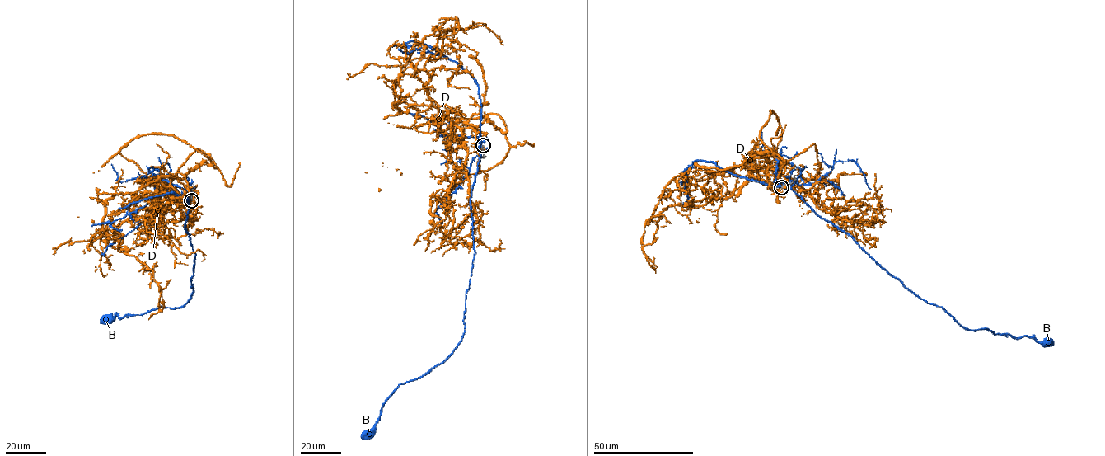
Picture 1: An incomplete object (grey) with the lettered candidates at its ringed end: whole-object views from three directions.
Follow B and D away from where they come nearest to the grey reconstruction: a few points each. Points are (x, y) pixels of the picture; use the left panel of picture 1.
B: (191, 197), (188, 195), (184, 225), (194, 256), (189, 300), (180, 307), (160, 307), (140, 314), (105, 318)
D: (192, 200), (159, 181), (148, 182), (116, 230), (120, 249), (147, 265), (160, 289), (162, 307), (148, 319)

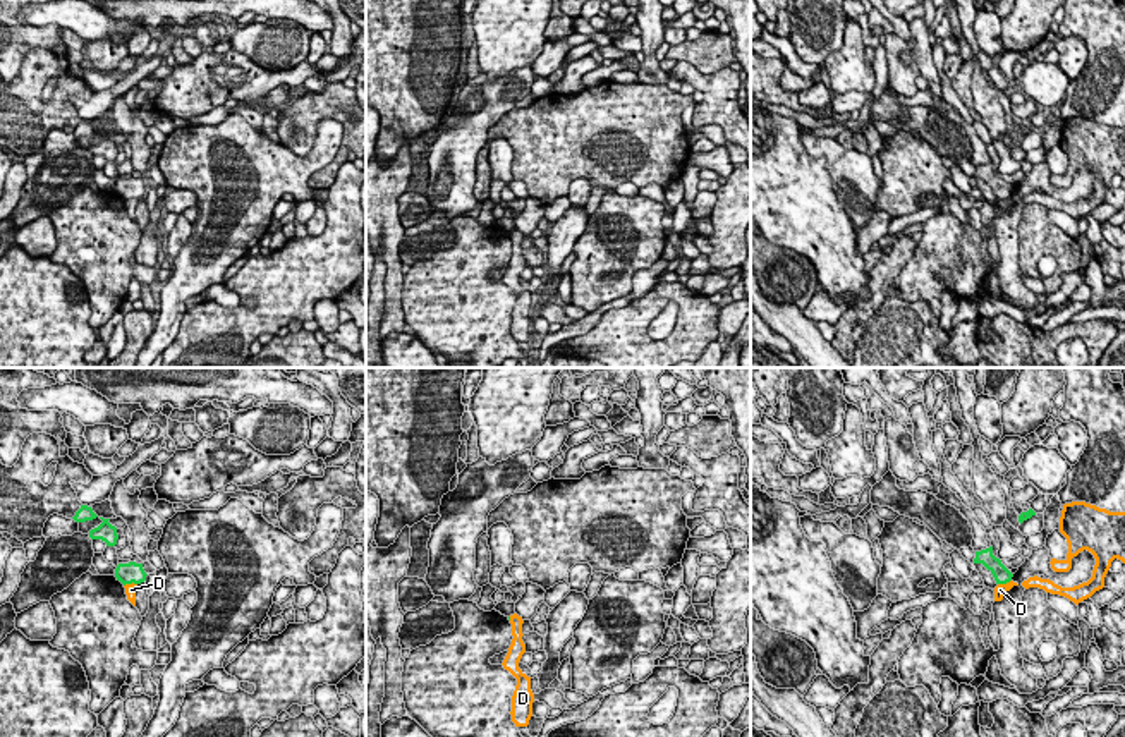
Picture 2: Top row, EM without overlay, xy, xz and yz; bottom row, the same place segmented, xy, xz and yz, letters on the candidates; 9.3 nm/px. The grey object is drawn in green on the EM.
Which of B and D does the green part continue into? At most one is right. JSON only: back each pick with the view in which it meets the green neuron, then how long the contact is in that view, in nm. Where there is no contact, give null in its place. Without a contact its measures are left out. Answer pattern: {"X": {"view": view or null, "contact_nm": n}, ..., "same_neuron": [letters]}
{"same_neuron": []}

